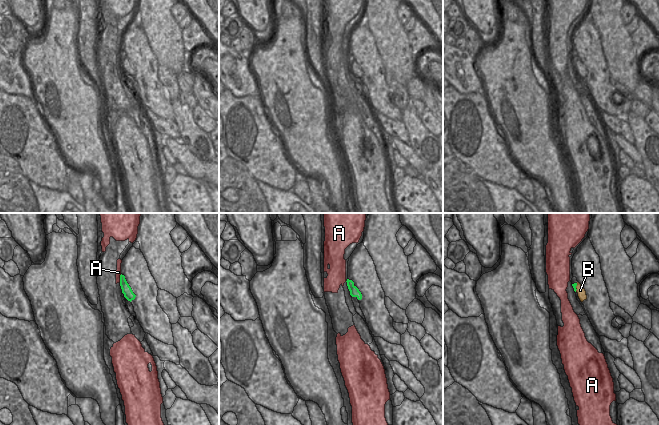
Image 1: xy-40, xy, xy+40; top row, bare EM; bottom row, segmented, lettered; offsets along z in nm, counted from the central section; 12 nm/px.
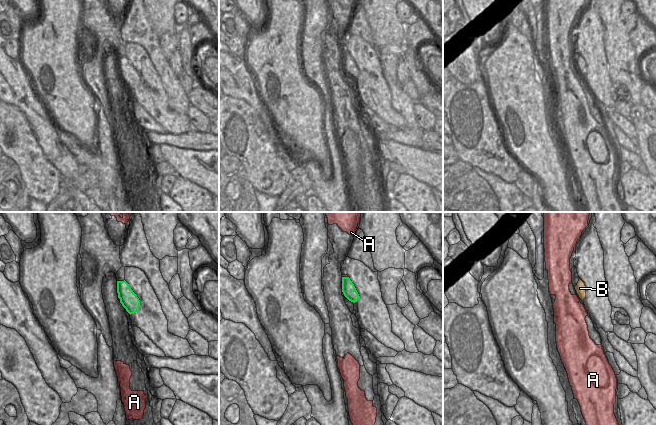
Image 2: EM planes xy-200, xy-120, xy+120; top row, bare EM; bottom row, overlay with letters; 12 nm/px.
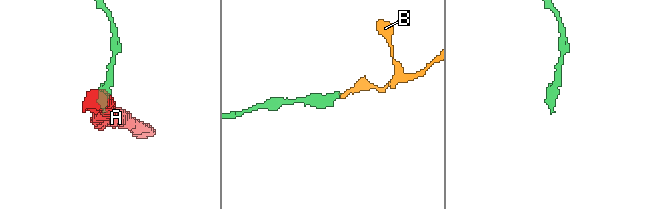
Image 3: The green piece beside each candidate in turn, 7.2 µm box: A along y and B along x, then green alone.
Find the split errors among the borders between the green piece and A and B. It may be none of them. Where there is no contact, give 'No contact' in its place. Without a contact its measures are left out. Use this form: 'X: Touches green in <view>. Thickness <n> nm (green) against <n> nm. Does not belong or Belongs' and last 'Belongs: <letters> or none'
A: Touches green in xy-40. Thickness 120 nm (green) against 70 nm. Does not belong
B: Touches green in xy+40. Thickness 50 nm (green) against 100 nm. Belongs
Belongs: B.

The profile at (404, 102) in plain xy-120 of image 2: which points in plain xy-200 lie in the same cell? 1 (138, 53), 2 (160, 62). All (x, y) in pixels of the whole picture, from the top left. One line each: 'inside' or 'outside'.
1: outside
2: inside

